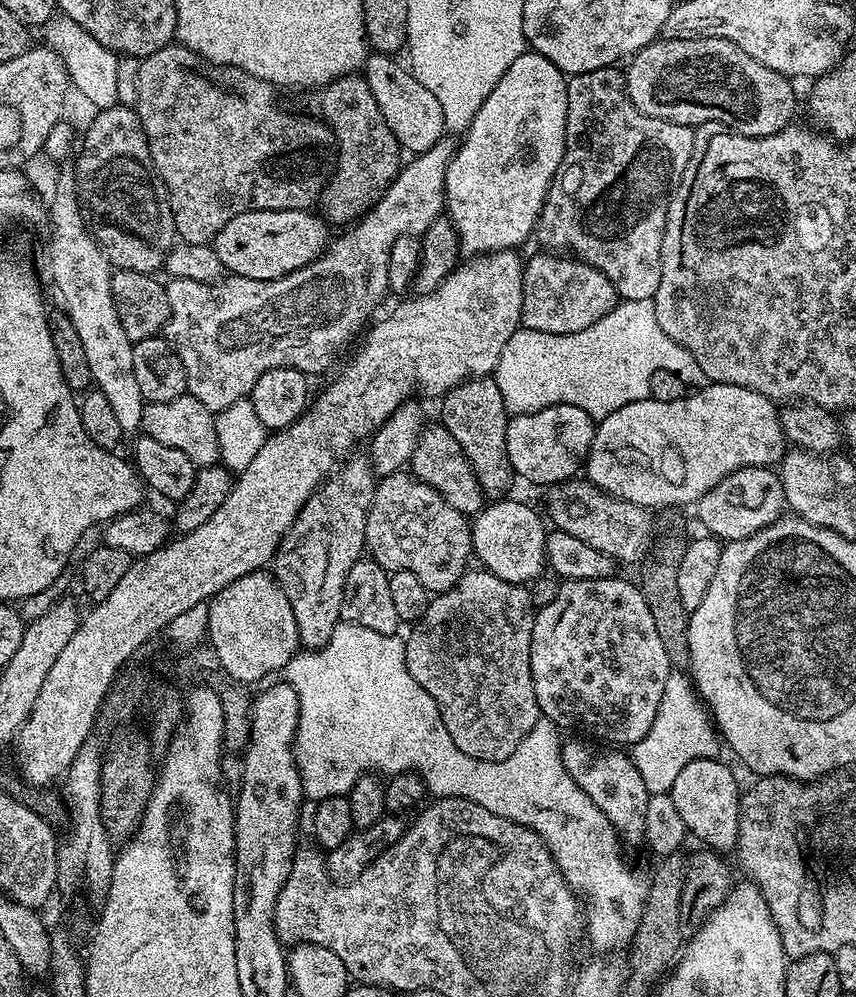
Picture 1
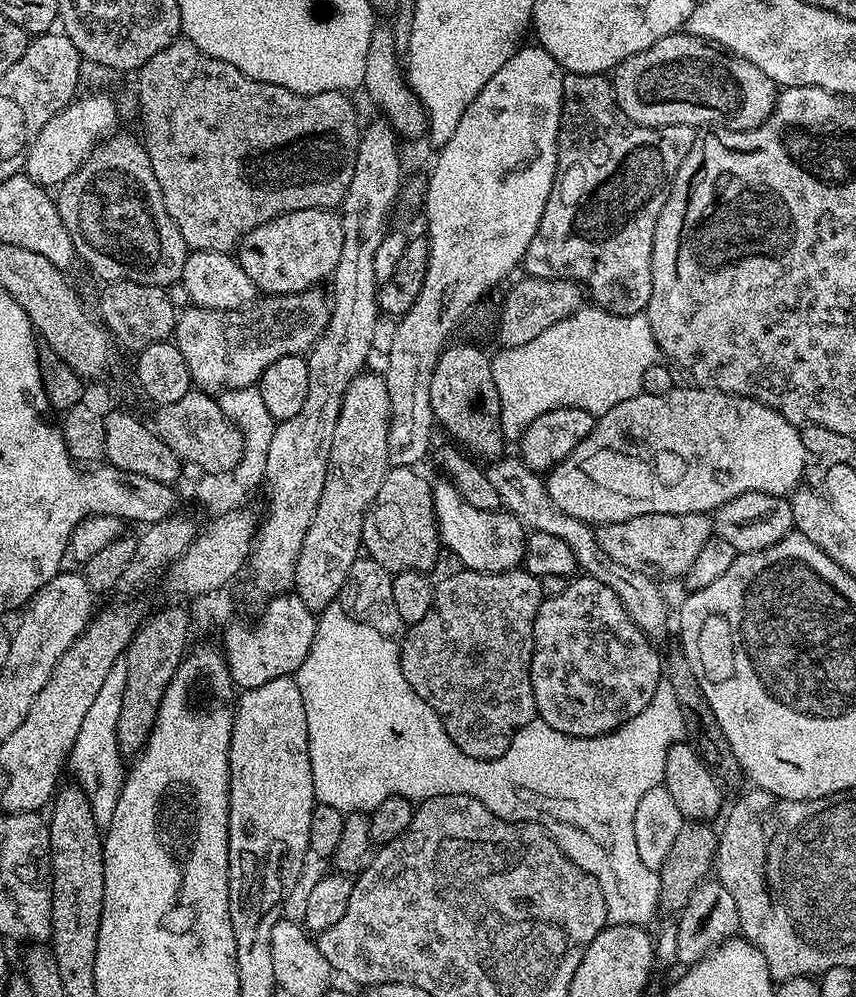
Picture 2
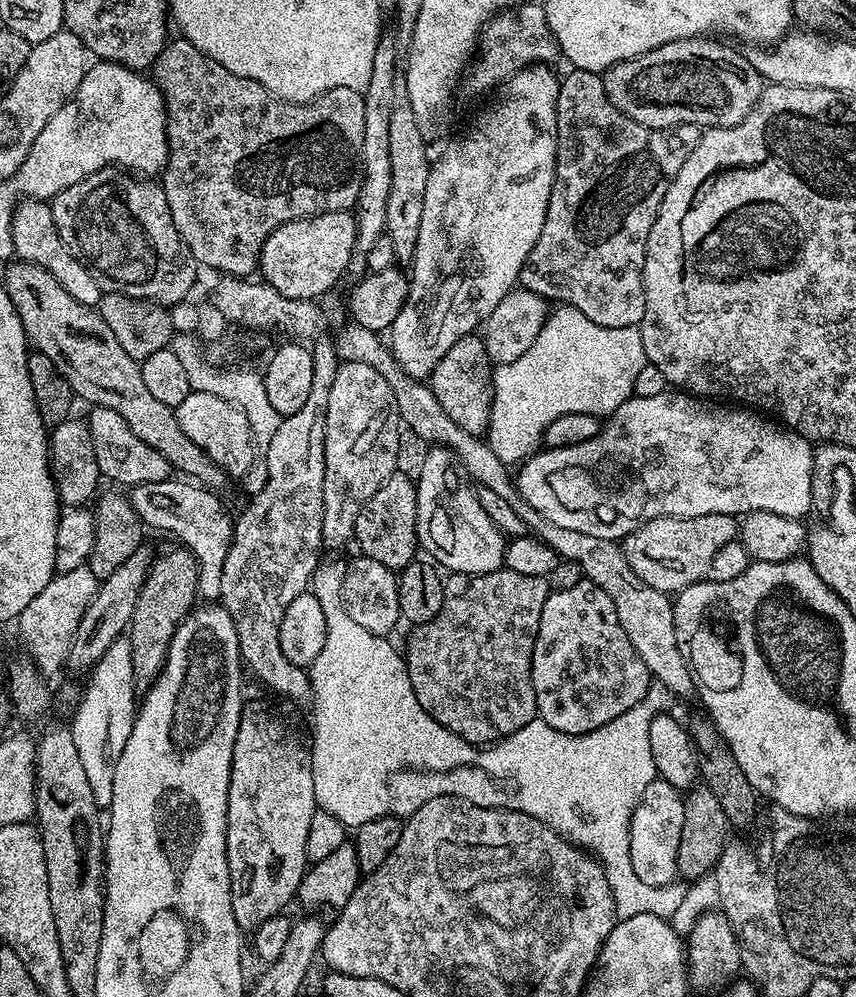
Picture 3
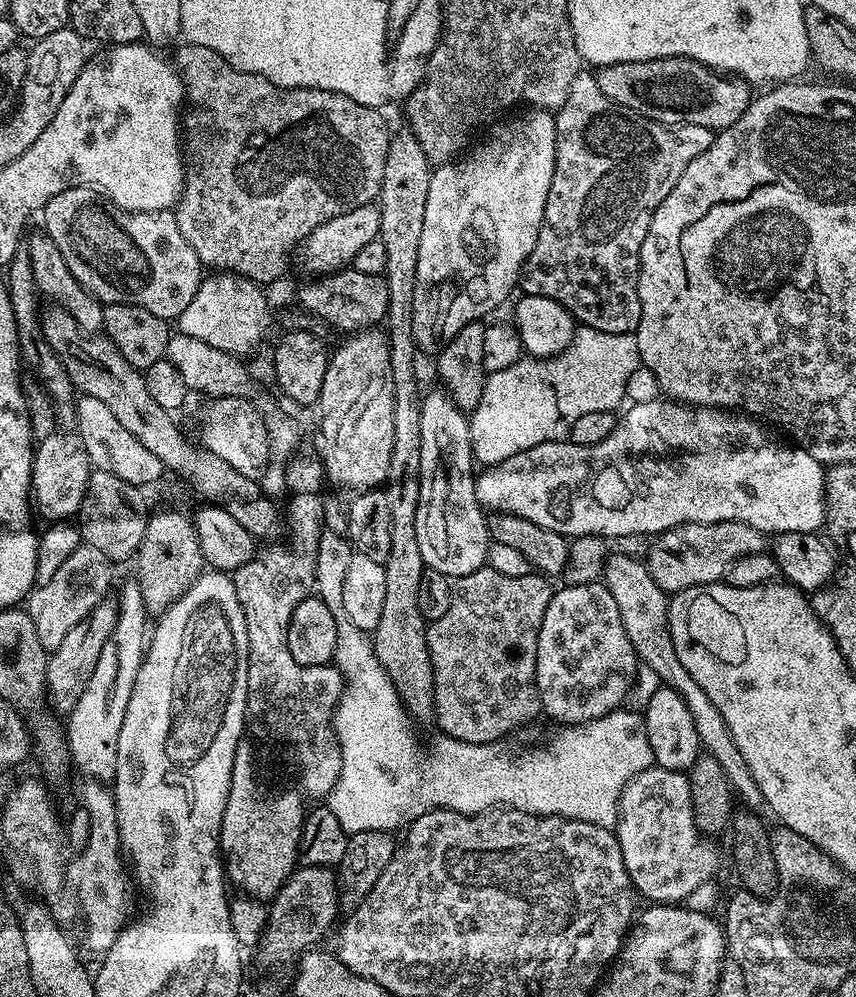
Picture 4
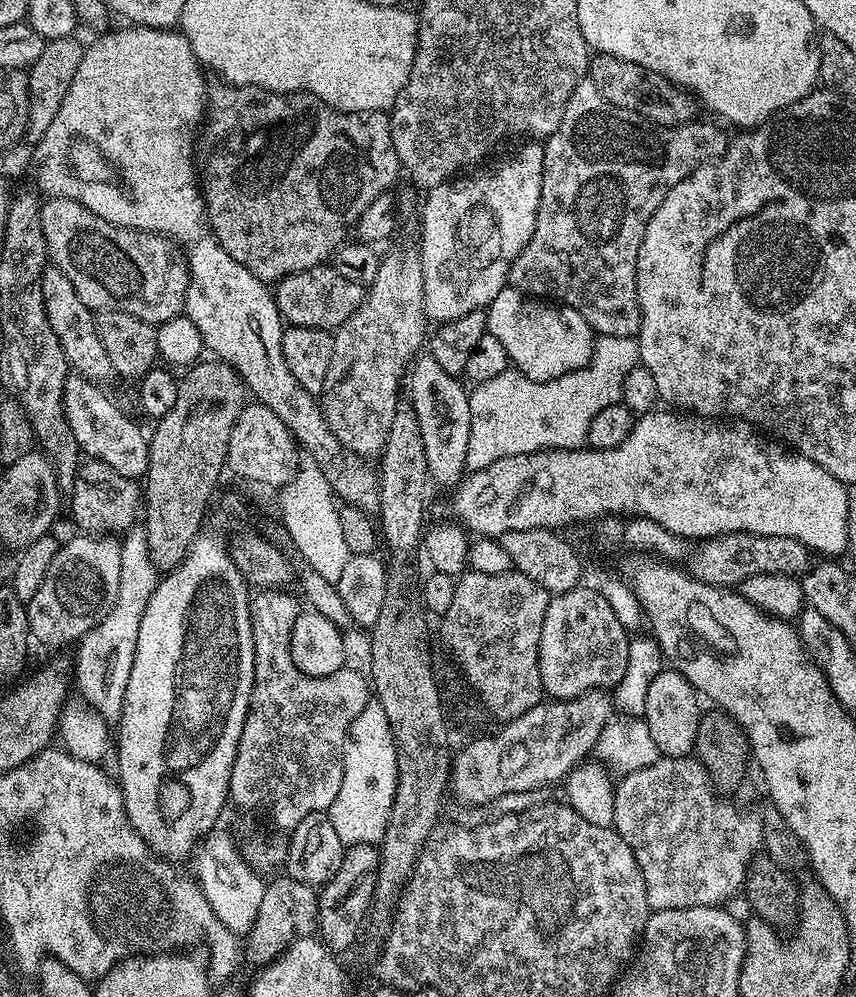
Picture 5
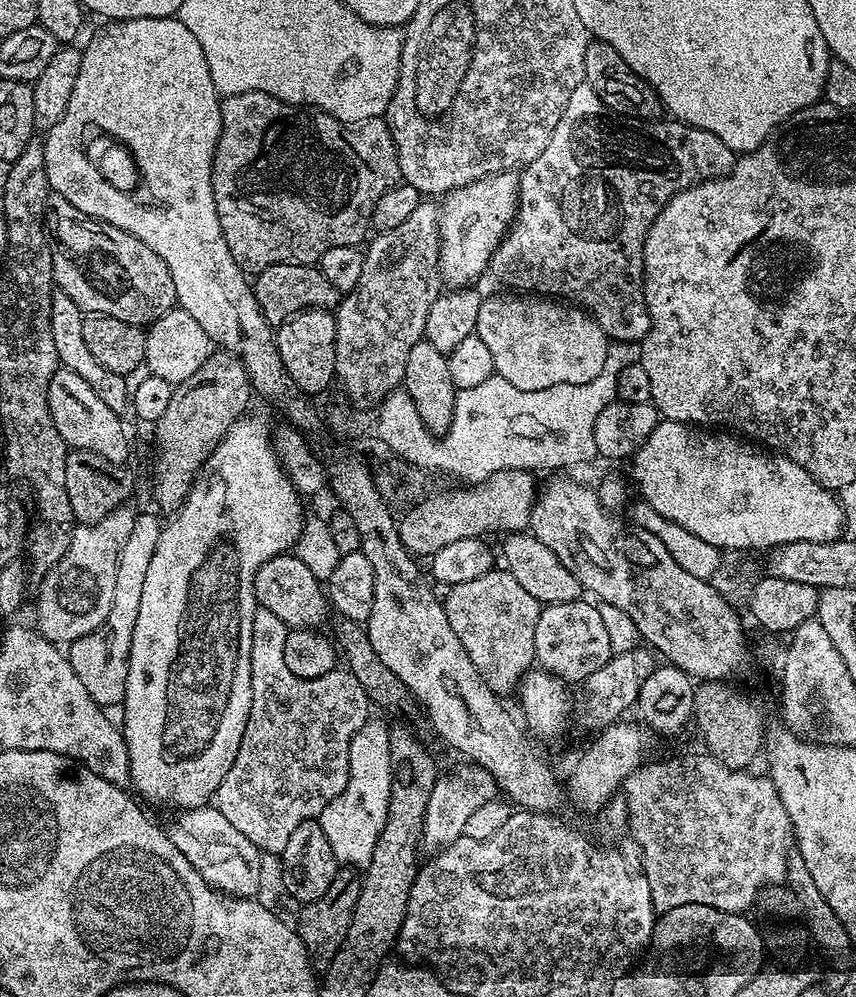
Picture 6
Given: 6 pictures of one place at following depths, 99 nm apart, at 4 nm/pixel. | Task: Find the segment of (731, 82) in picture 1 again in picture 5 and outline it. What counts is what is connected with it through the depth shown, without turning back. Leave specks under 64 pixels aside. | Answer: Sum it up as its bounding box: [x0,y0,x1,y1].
[587,55,698,128]

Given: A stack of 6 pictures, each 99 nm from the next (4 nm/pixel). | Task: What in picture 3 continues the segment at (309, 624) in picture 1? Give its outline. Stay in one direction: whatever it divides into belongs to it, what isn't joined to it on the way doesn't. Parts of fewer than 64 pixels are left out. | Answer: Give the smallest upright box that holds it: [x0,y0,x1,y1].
[322,362,402,549]

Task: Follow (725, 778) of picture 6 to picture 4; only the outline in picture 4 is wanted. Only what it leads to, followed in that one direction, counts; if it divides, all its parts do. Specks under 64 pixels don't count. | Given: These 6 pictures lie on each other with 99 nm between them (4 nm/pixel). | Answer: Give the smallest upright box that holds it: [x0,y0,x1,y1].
[614,766,716,904]

